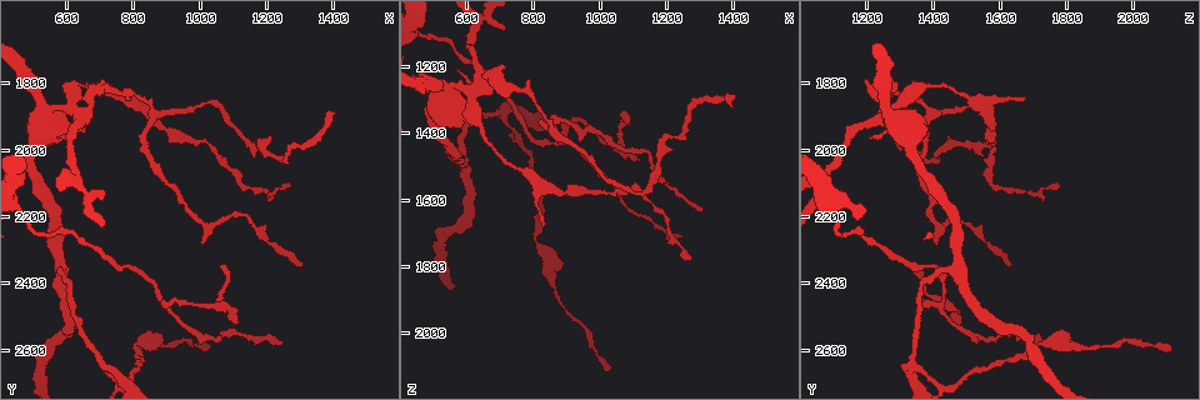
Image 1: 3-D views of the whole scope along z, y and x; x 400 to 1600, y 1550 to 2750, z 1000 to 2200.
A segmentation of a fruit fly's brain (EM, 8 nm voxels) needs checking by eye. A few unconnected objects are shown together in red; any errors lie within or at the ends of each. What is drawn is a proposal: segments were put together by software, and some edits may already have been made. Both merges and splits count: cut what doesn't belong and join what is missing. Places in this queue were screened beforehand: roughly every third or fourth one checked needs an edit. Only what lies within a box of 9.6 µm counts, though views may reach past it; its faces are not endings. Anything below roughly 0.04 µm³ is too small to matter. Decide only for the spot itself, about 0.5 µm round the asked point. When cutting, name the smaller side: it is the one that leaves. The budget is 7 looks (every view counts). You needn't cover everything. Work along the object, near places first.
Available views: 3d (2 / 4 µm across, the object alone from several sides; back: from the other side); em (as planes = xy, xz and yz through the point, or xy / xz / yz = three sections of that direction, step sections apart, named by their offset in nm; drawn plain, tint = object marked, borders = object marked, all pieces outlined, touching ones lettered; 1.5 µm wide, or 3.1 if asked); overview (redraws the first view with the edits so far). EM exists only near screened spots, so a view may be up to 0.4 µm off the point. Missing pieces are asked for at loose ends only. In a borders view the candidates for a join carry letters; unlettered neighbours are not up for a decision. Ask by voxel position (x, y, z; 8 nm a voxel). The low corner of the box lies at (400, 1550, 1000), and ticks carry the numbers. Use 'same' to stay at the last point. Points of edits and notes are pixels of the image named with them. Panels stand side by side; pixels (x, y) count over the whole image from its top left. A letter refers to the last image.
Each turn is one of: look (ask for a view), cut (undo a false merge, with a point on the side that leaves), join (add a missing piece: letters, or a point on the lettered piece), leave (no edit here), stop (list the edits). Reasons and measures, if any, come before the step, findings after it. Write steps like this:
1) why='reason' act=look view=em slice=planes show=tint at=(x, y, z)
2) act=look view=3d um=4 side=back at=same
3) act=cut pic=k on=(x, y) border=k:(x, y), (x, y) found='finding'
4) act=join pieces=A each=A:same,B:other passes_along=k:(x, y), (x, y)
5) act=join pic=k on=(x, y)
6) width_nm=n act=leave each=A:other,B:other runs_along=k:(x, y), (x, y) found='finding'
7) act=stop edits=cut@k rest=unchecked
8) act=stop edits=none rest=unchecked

why='two arms in line, one across' act=look view=em slice=planes show=plain at=(880, 2450, 1420)

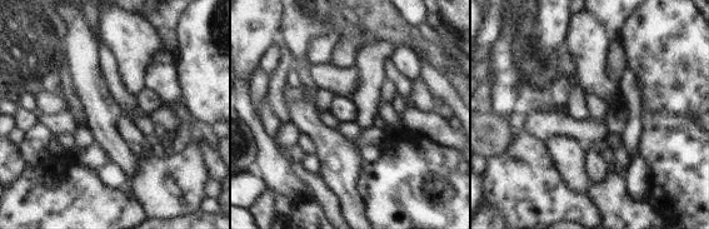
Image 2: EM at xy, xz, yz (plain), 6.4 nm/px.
act=look view=em slice=planes show=borders at=same

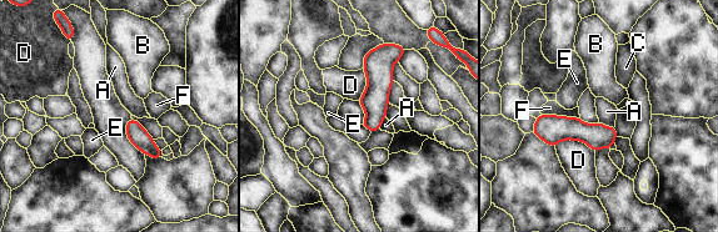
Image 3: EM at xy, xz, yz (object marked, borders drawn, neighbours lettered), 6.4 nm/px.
width_nm=80 act=leave each=A:other,B:other,C:other,D:other,E:other,F:other runs_along=3:(385, 46), (372, 127) found='continuous, no second neuron'

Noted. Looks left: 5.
why='an open end' act=look view=3d um=2 side=back at=(1400, 1900, 1300)

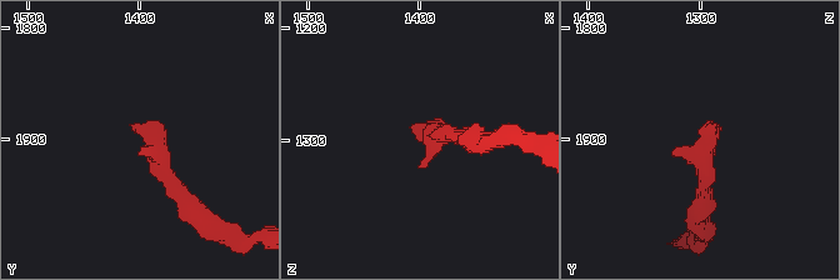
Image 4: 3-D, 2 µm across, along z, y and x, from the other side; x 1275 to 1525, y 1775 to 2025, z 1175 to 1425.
why='now the EM' act=look view=em slice=xy step=8 show=tint at=(1404, 1890, 1294)

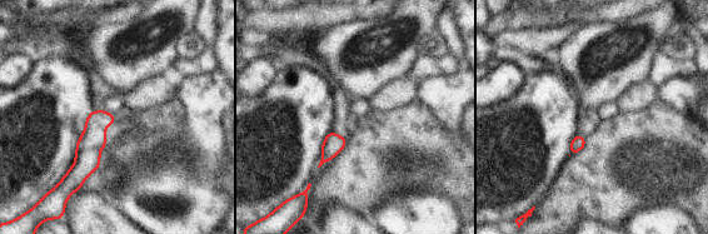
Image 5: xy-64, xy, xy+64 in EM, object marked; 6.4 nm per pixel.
act=look view=em slice=planes show=borders at=same

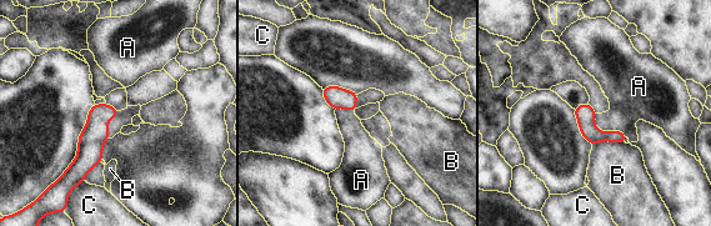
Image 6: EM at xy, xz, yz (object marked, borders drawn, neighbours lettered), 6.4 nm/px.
width_nm=120 act=leave each=A:other,B:other,C:other found='none of them fits'

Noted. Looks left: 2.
why='branch stops here' act=look view=3d um=2 side=back at=(1250, 2580, 1700)

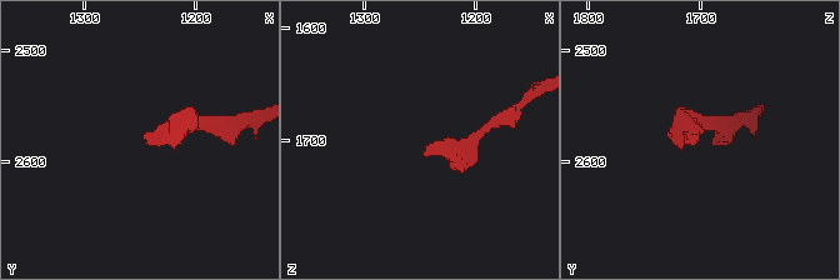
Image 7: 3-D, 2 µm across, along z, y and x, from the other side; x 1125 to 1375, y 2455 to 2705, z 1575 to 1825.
act=look view=em slice=planes show=borders at=(1242, 2586, 1706)

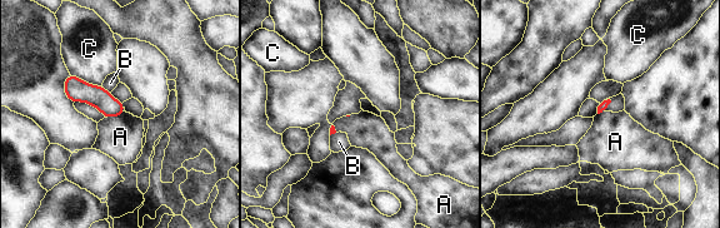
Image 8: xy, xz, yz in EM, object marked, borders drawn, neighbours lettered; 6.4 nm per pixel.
longest_contact=C:220nm act=leave each=A:other,B:other,C:other border=8:(124, 112), (106, 118) found='none of them fits'

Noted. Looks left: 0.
act=stop edits=none rest=unchecked

